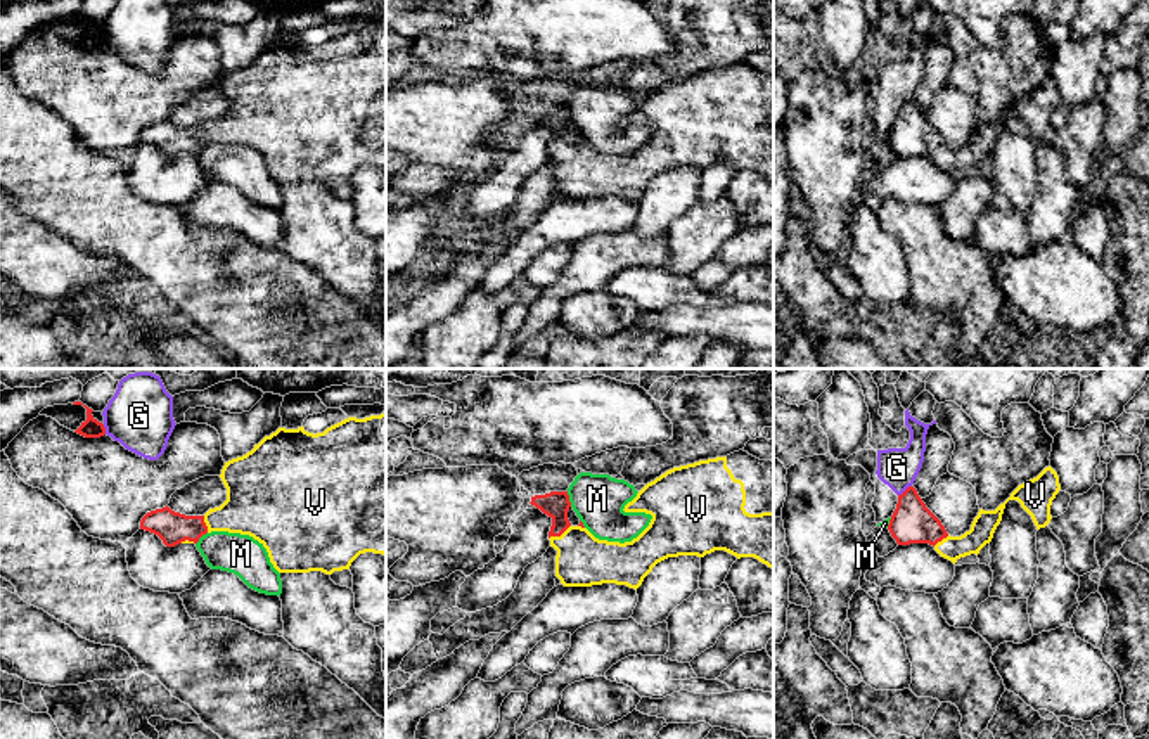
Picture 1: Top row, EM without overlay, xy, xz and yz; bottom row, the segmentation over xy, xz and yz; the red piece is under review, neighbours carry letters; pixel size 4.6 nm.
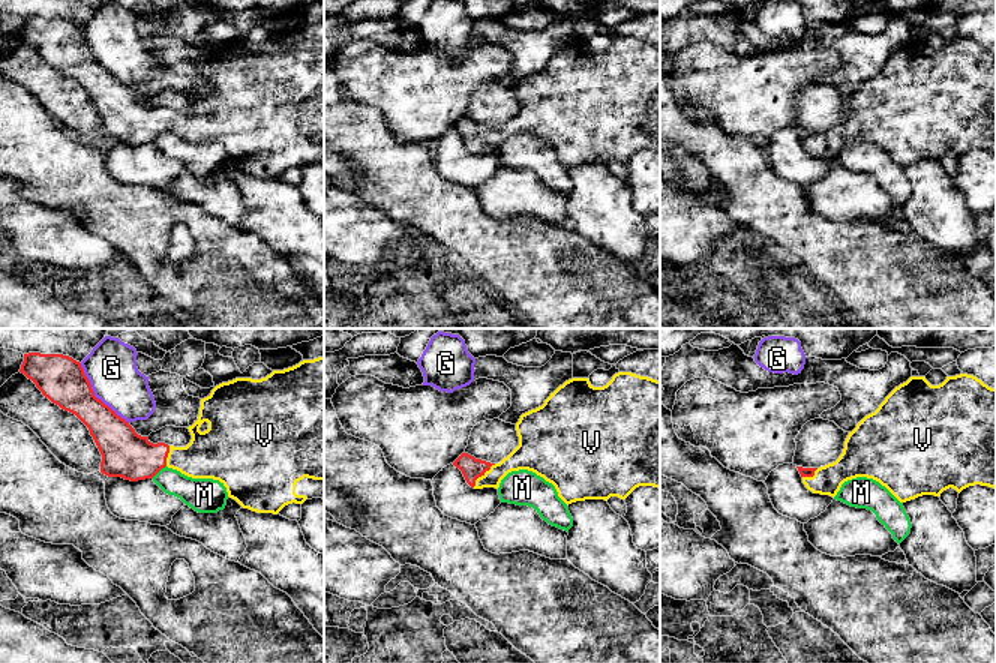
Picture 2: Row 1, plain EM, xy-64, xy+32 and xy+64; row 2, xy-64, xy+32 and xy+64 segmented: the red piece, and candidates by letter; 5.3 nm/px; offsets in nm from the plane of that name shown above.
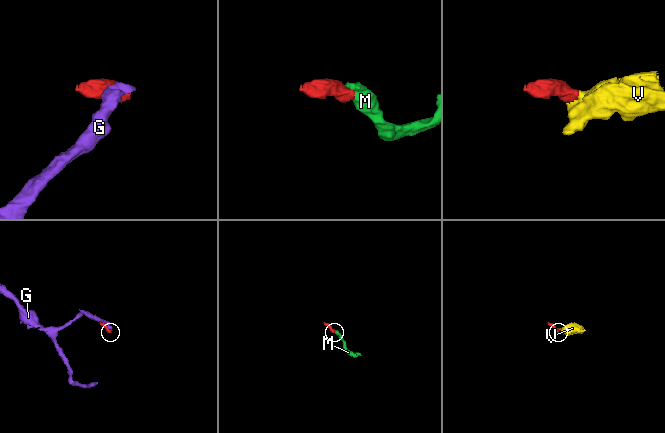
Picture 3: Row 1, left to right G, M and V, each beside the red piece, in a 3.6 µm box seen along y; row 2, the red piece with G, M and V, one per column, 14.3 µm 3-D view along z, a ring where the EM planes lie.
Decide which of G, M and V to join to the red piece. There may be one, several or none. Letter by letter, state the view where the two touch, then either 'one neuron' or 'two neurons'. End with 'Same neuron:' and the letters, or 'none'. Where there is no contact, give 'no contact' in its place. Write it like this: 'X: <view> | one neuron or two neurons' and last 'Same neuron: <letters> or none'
G: yz | two neurons
M: xz | two neurons
V: xz | one neuron
Same neuron: V

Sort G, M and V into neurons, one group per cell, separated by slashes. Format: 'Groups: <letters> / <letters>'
Groups: G M / V

